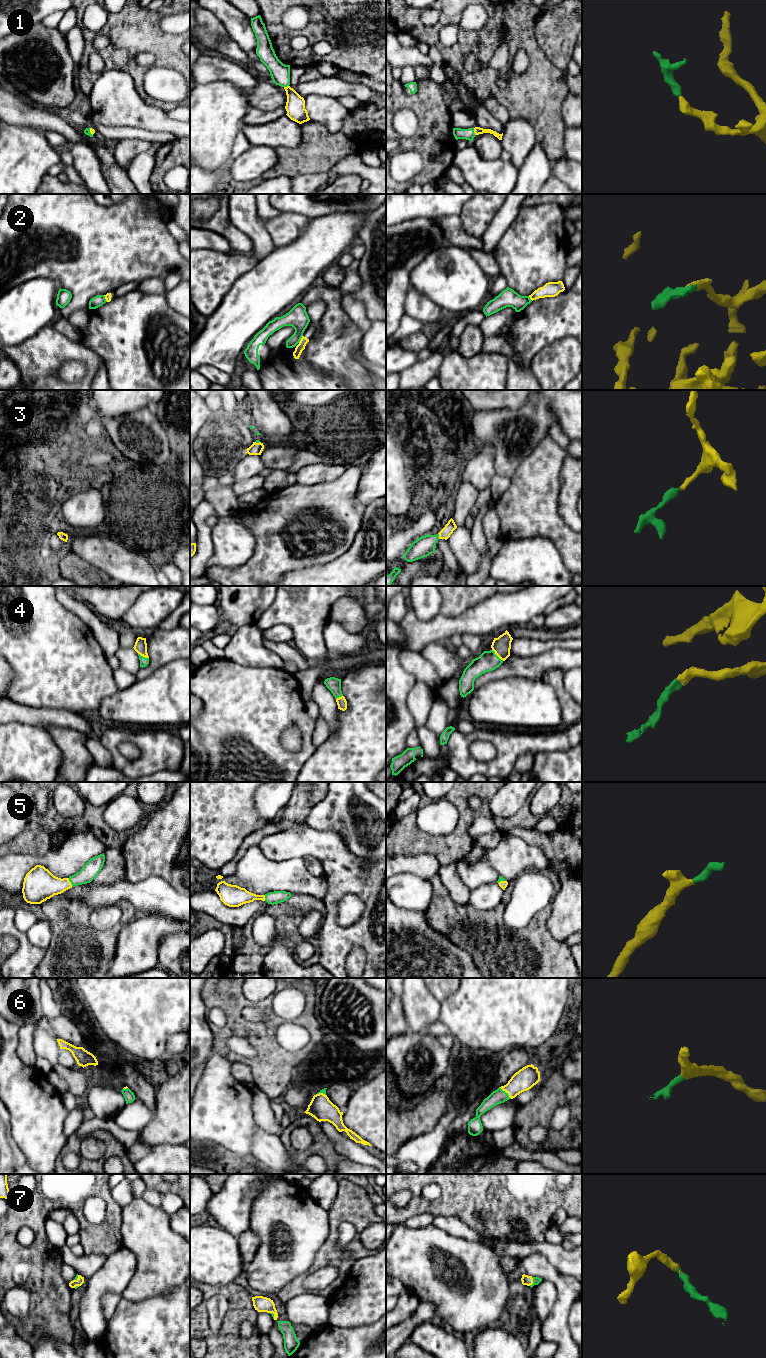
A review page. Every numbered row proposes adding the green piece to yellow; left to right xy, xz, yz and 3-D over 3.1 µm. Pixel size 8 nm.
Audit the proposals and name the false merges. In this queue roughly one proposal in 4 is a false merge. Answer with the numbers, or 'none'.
2

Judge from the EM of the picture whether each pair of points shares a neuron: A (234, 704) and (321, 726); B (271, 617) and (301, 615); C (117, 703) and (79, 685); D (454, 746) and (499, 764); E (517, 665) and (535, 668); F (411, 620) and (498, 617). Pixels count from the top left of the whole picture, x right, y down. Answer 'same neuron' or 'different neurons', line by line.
A: different neurons
B: same neuron
C: different neurons
D: same neuron
E: same neuron
F: same neuron

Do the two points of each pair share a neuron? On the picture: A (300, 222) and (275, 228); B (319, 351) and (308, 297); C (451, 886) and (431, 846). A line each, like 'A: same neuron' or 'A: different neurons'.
A: same neuron
B: same neuron
C: different neurons

